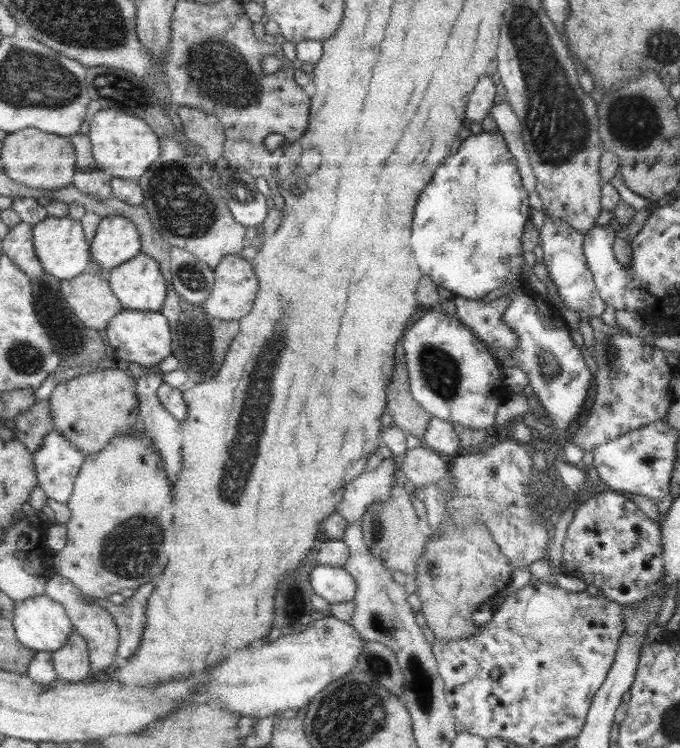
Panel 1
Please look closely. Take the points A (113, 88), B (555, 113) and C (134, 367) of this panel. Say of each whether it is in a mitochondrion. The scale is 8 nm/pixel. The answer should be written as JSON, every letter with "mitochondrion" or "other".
{"A":"mitochondrion","B":"mitochondrion","C":"other"}

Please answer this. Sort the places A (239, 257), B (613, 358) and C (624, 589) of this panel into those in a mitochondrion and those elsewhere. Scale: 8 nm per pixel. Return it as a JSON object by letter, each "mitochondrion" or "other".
{"A":"other","B":"mitochondrion","C":"other"}

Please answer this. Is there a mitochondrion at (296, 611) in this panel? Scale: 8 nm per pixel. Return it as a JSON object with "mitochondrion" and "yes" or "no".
{"mitochondrion":"no"}

